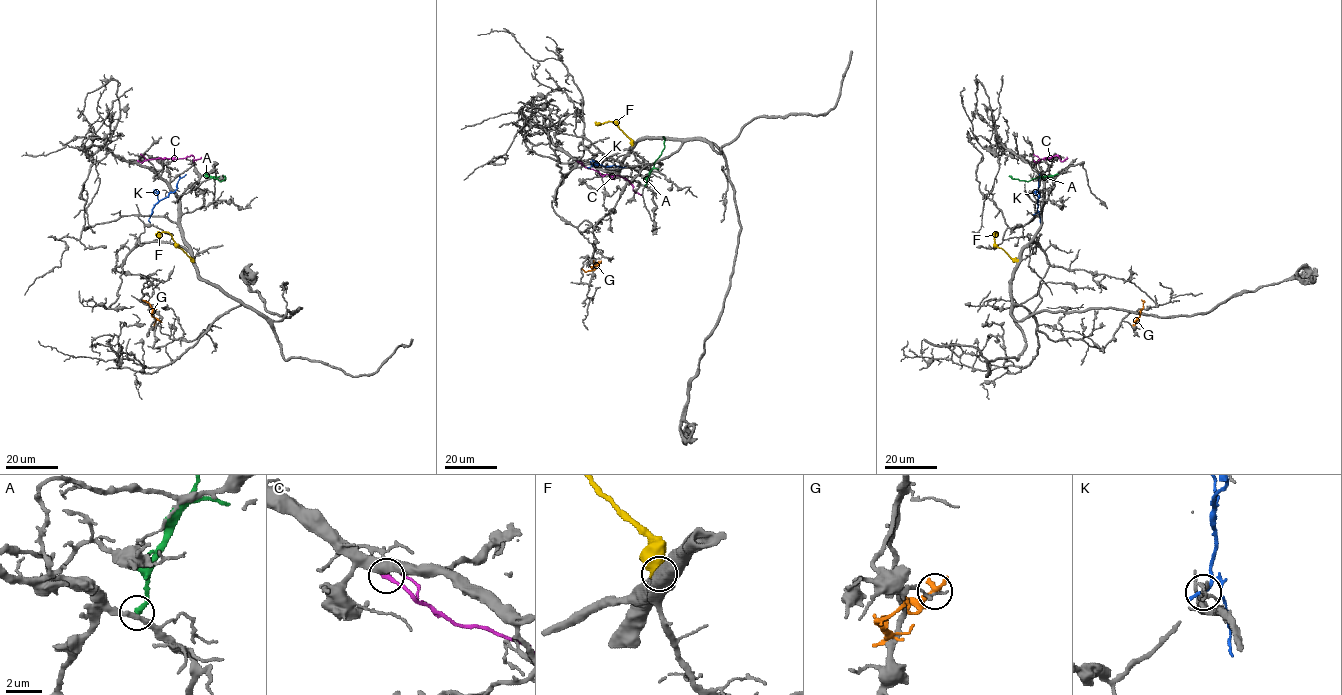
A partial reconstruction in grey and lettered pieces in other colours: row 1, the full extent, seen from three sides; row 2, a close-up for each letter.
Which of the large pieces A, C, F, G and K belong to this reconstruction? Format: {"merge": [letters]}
{"merge": []}

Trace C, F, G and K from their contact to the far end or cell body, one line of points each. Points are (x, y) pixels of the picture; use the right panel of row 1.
C: (1033, 161), (1058, 155), (1062, 161), (1068, 158)
F: (1018, 260), (1013, 260), (999, 248), (995, 243), (995, 234)
G: (1135, 320), (1143, 306), (1141, 299)
K: (1036, 213), (1039, 174)

